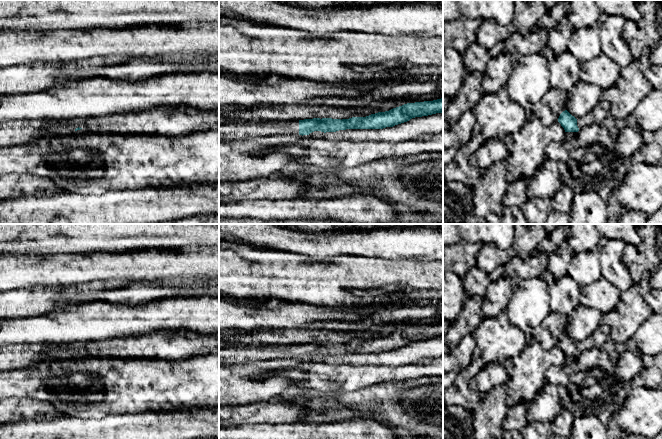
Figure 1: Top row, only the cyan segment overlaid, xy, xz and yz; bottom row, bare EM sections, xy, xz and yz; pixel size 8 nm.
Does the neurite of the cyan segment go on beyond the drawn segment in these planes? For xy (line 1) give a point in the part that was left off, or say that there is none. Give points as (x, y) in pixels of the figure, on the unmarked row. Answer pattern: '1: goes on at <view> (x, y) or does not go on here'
1: does not go on here

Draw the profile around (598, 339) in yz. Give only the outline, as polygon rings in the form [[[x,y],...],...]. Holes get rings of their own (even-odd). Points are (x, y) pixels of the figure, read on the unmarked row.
[[[601,323],[601,325],[591,336],[577,343],[577,350],[579,353],[582,353],[591,348],[604,349],[608,338],[610,338],[610,328]]]

